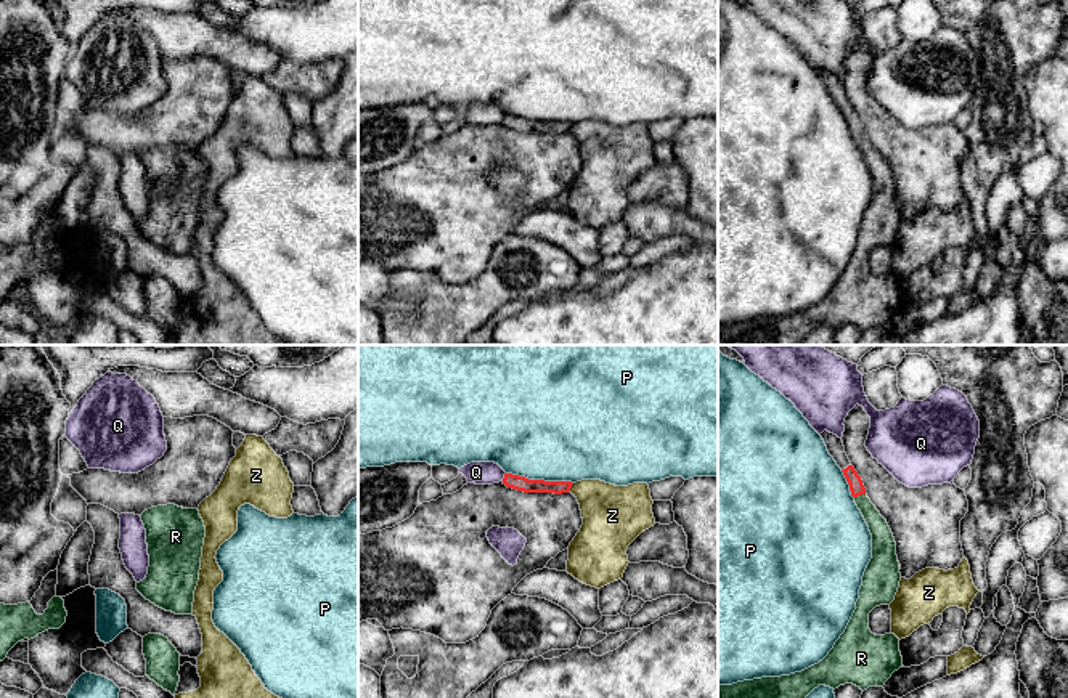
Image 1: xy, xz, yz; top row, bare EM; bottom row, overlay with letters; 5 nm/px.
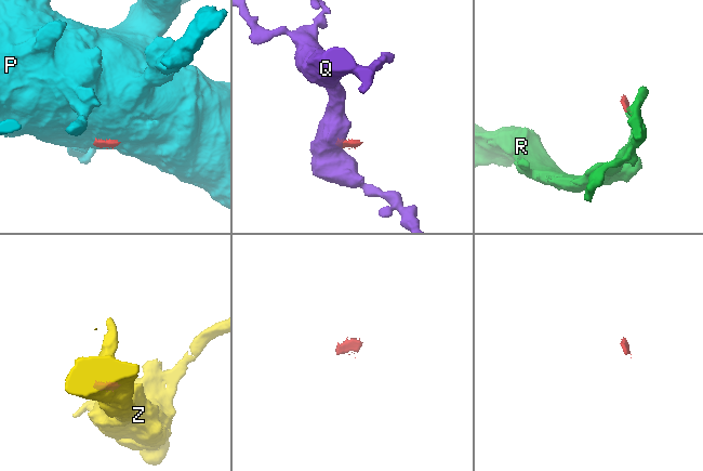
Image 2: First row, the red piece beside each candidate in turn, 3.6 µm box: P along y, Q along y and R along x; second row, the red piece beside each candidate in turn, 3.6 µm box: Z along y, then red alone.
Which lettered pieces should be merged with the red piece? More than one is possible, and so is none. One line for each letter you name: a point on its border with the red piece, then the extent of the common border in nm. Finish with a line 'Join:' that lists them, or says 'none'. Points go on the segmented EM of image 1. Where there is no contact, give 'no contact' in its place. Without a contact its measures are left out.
R: yz (860, 495) | 60 nm
Join: R

